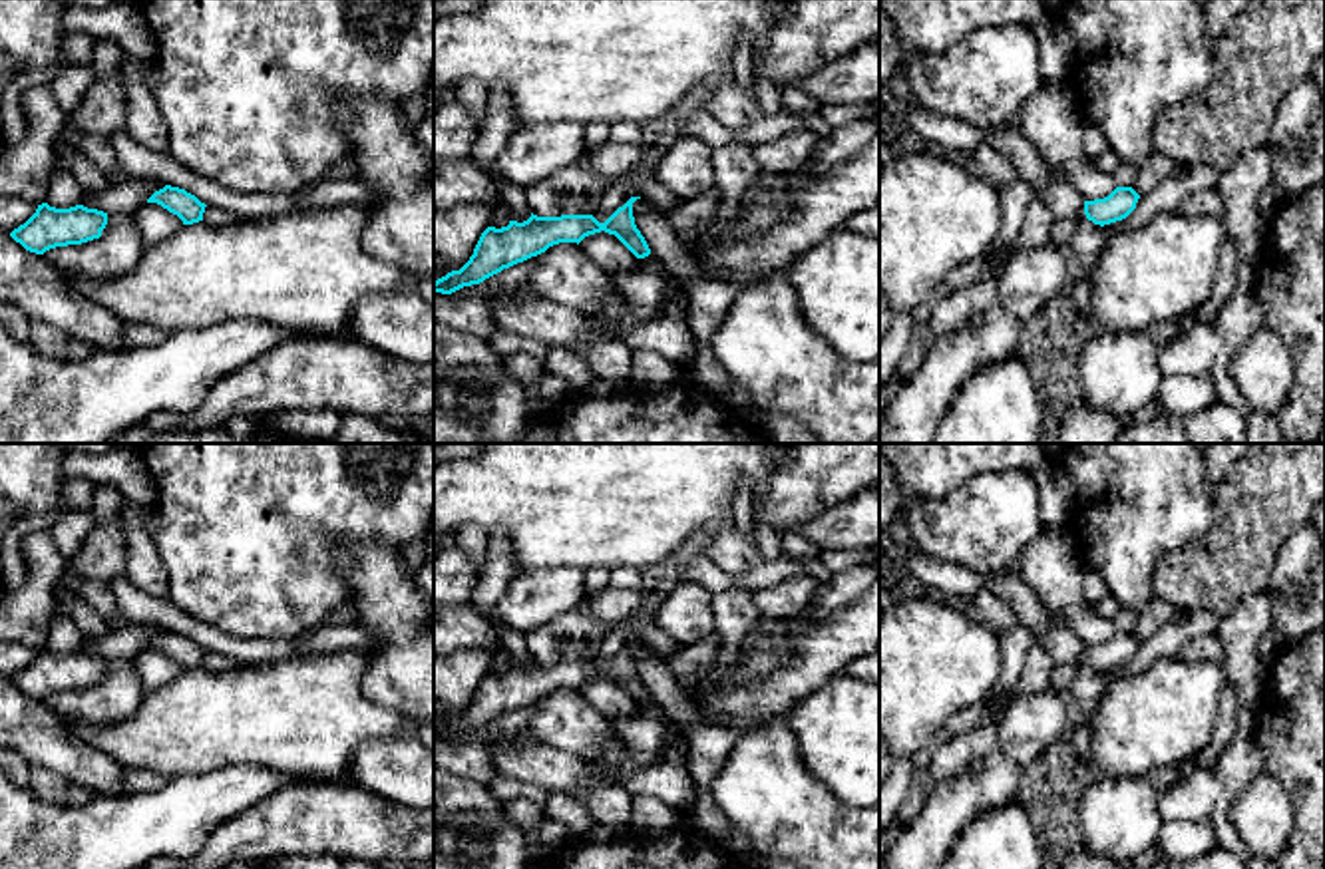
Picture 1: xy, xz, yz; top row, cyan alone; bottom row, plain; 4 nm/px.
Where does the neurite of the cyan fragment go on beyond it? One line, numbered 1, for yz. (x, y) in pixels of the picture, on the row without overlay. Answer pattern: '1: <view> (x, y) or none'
1: none

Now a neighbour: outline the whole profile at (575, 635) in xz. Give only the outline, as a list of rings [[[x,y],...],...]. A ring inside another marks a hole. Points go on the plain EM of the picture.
[[[579,608],[555,616],[523,634],[527,652],[537,662],[593,660],[607,634],[607,624]]]

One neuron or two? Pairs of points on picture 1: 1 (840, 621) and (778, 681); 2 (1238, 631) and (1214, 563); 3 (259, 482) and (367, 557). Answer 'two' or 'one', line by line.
1: one
2: two
3: two

